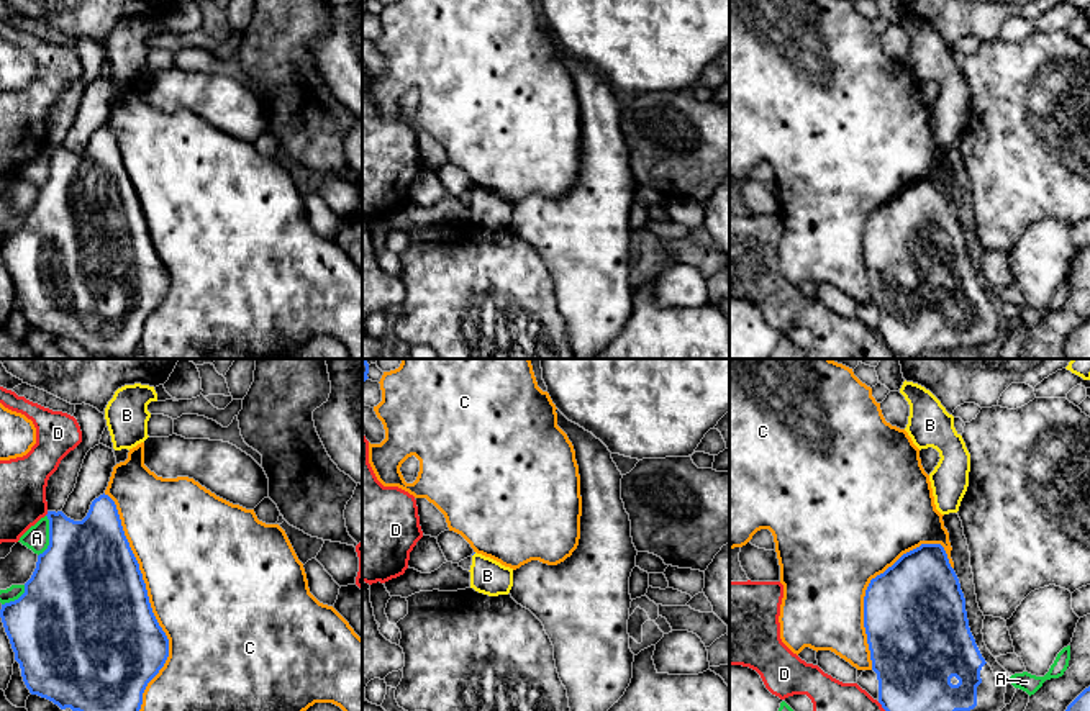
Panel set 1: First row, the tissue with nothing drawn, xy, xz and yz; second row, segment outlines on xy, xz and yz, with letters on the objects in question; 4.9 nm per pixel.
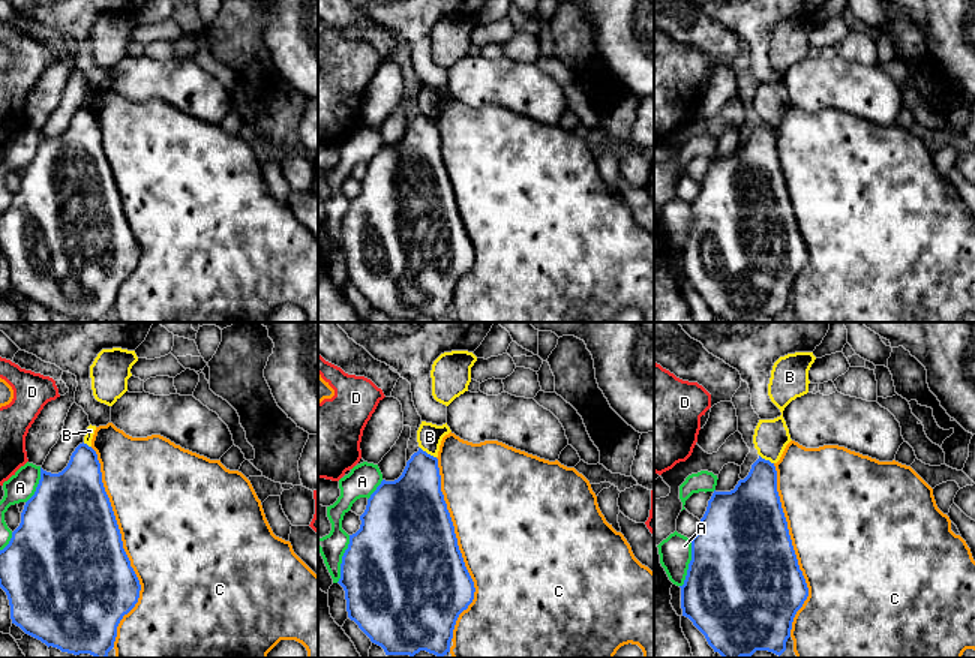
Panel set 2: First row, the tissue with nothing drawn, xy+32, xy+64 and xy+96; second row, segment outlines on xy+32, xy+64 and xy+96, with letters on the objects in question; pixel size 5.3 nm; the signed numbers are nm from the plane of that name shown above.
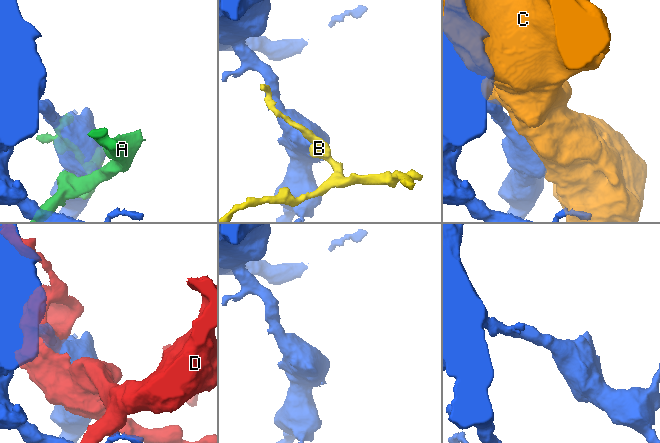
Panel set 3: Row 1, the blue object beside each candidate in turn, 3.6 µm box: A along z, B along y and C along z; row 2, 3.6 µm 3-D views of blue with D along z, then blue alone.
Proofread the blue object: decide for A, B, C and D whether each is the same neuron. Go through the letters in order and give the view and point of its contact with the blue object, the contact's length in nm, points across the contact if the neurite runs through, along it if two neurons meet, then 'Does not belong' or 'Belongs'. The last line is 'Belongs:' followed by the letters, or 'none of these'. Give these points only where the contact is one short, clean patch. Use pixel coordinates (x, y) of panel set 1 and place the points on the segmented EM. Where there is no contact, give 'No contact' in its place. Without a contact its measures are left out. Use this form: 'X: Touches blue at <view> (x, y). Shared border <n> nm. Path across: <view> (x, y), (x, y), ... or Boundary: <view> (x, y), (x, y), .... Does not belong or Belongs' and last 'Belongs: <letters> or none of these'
A: Touches blue at xy (49, 536). Shared border 220 nm. Does not belong
B: No contact. Does not belong
C: Touches blue at xy (148, 602). Shared border 1100 nm. Does not belong
D: Touches blue at xy (48, 513). Shared border 30 nm. Does not belong
Belongs: none of these

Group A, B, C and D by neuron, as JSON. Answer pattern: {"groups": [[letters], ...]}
{"groups": [["A"], ["B"], ["C"], ["D"]]}

